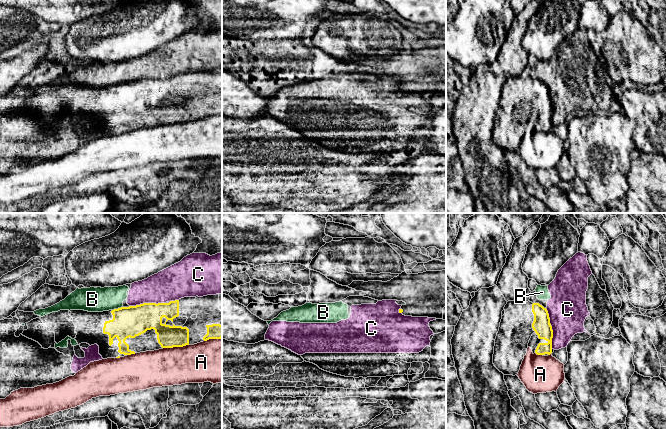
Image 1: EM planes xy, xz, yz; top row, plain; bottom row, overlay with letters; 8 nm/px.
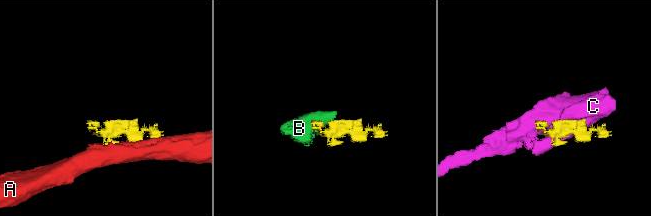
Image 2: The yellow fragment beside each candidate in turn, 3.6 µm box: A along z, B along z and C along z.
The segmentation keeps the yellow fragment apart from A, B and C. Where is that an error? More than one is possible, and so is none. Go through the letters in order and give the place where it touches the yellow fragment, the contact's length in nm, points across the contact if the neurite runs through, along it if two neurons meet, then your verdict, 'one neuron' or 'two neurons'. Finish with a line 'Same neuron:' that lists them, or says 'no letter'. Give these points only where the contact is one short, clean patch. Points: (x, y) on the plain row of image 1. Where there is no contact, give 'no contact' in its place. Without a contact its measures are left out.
A: xy (175, 122) | 220 nm | two neurons
B: xy (118, 84) | 90 nm | two neurons
C: yz (551, 105) | 320 nm | two neurons
Same neuron: no letter

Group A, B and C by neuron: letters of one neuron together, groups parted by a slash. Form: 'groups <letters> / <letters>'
groups A / B C

